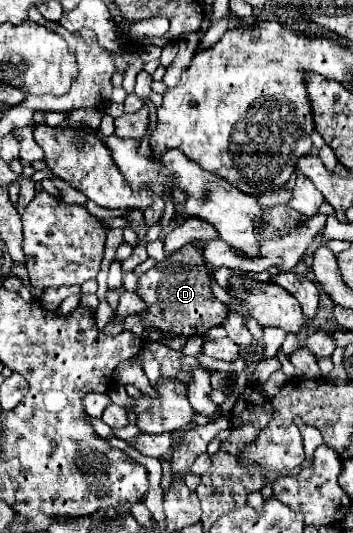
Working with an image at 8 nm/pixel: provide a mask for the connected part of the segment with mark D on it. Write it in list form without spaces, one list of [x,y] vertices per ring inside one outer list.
[[[187,243],[183,249],[175,251],[173,255],[169,255],[165,259],[165,263],[159,263],[155,267],[151,267],[147,273],[143,273],[139,279],[137,279],[137,295],[145,301],[147,305],[147,311],[145,313],[139,313],[141,315],[141,323],[145,329],[159,329],[159,331],[169,331],[171,335],[183,335],[183,337],[189,337],[189,335],[205,335],[211,327],[215,325],[221,325],[227,317],[227,307],[225,303],[217,301],[209,289],[209,275],[207,275],[207,267],[203,265],[203,257],[199,253],[199,249],[193,245],[193,243]]]

